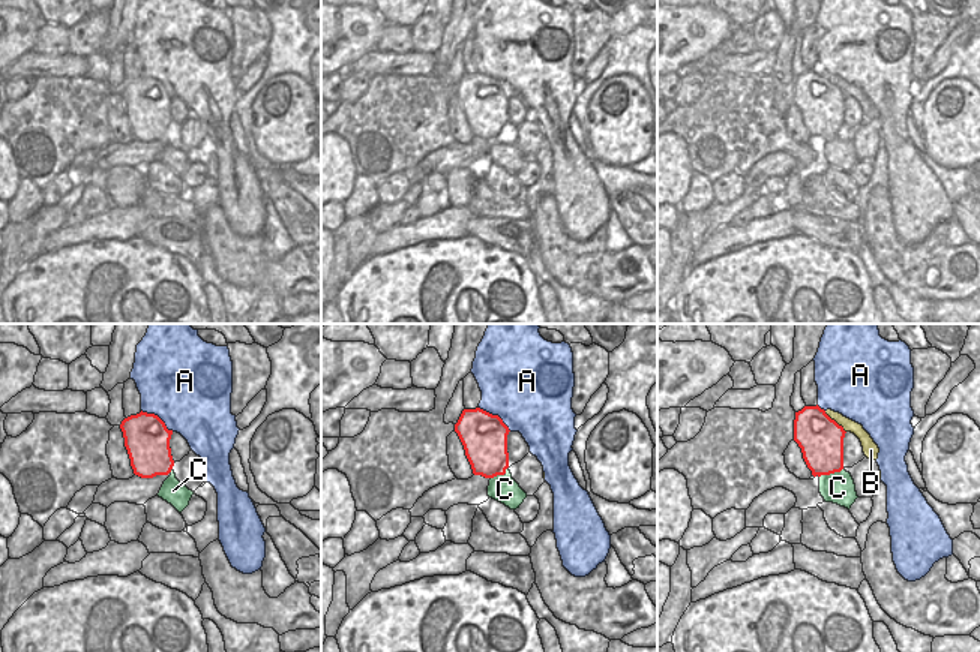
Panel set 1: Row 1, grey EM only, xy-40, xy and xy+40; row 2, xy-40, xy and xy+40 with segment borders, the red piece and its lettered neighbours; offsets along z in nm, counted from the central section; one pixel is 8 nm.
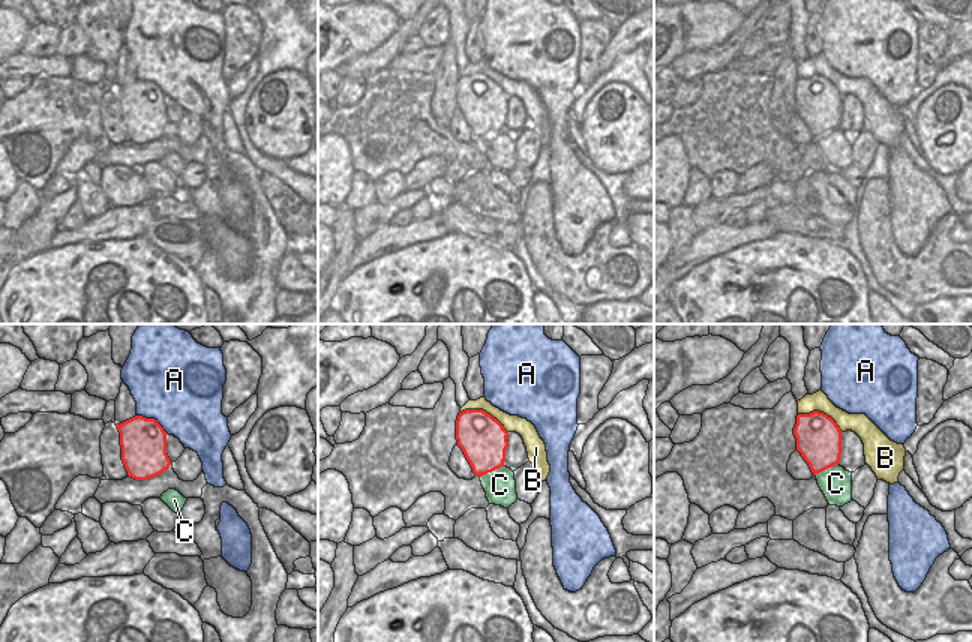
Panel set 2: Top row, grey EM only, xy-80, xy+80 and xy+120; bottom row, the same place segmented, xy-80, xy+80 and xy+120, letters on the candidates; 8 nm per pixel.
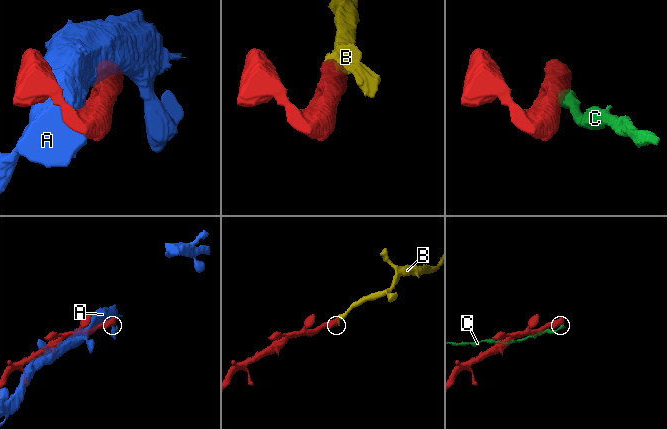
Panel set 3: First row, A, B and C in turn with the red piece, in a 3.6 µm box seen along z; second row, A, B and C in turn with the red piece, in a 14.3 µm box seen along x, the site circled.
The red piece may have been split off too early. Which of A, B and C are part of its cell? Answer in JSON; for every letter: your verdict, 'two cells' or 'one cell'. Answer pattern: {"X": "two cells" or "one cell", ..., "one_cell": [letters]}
{"A": "two cells", "B": "one cell", "C": "two cells", "one_cell": ["B"]}

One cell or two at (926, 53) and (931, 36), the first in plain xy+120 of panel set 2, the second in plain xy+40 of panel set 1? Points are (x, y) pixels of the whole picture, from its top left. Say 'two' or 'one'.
one

